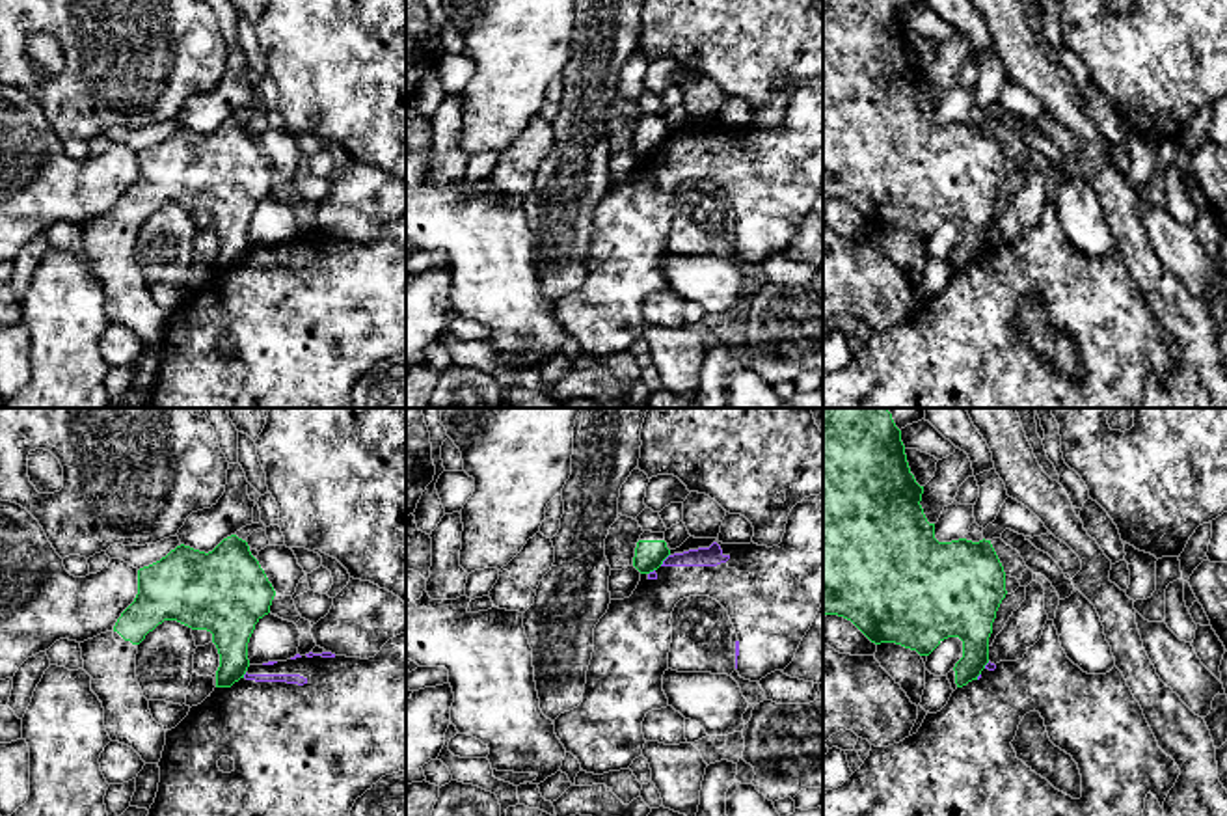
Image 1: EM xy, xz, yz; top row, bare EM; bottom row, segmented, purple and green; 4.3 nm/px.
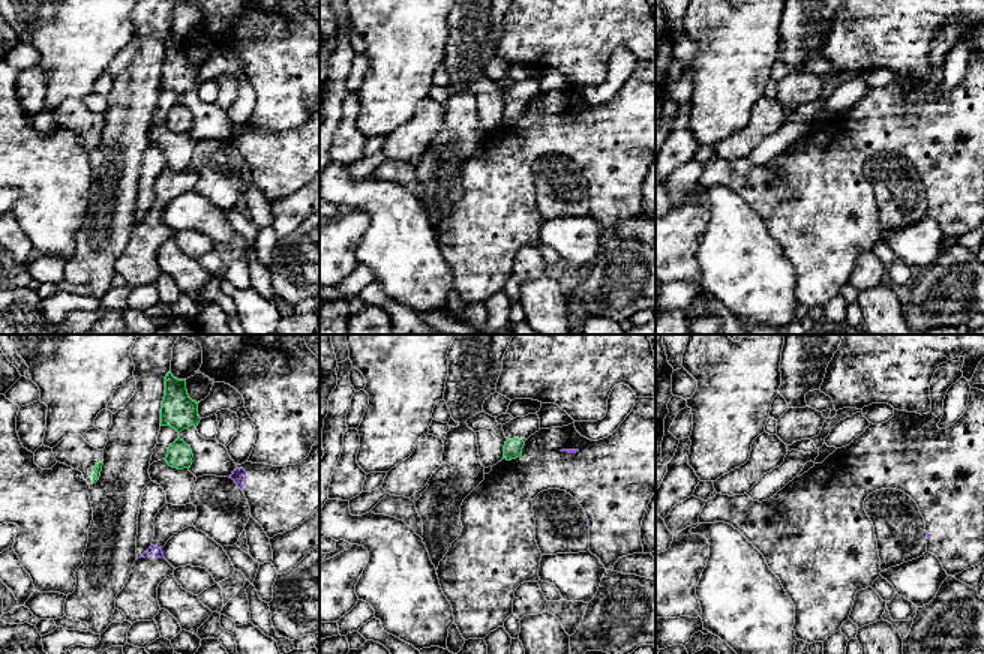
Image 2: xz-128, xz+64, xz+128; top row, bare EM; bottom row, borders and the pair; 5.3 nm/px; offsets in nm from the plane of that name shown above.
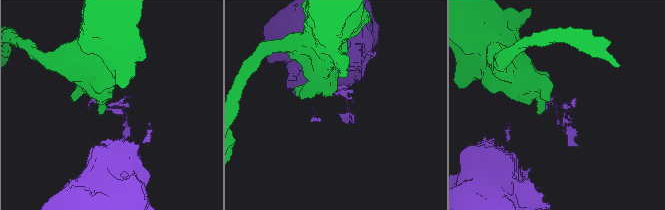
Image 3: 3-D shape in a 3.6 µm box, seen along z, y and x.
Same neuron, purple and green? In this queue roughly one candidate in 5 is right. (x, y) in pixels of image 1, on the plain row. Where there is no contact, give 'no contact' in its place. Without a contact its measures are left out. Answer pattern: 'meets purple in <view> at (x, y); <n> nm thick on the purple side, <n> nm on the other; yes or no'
meets purple in xz at (665, 142); 90 nm thick on the purple side, 130 nm on the other; no

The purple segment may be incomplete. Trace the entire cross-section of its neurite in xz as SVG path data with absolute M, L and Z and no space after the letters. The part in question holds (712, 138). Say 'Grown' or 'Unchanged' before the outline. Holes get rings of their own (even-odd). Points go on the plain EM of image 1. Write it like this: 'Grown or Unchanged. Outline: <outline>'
Grown. Outline: M823 76L804 80L791 91L778 129L722 127L717 121L689 119L680 130L670 132L657 153L640 156L640 164L629 181L611 183L607 196L594 211L594 235L587 253L583 285L560 296L553 306L557 320L566 335L579 343L583 354L594 358L620 354L642 339L646 296L668 289L663 257L668 253L672 194L680 183L689 179L709 179L728 194L737 216L735 252L741 261L760 265L775 253L784 253L793 244L802 220L823 188Z

